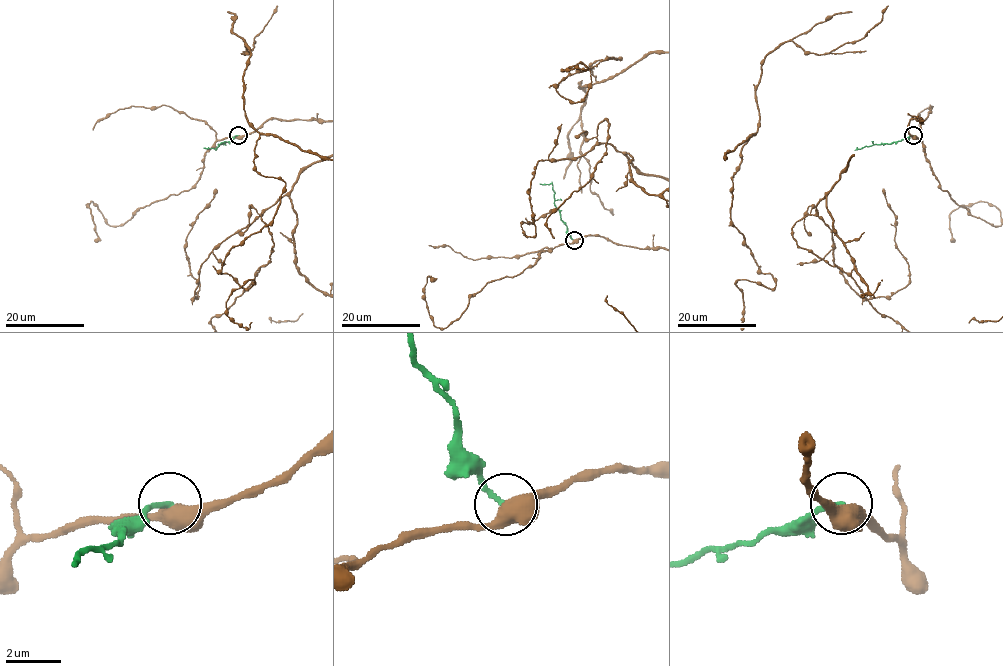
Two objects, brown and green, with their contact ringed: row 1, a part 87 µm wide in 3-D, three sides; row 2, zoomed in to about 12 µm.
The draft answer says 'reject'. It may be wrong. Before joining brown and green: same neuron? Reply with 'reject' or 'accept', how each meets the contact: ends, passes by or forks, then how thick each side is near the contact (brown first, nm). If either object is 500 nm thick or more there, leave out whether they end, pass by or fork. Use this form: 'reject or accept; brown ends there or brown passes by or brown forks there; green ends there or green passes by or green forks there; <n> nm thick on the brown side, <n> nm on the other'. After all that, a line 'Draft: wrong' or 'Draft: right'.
reject; 500 nm thick on the brown side, 190 nm on the other
Draft: right

